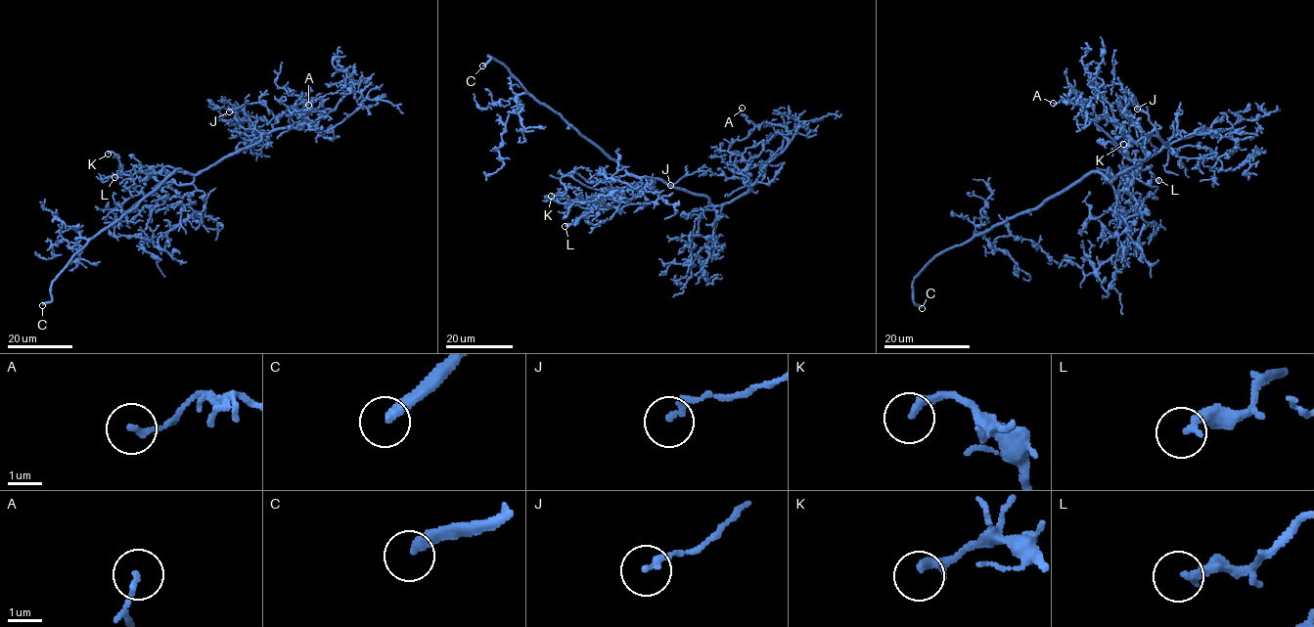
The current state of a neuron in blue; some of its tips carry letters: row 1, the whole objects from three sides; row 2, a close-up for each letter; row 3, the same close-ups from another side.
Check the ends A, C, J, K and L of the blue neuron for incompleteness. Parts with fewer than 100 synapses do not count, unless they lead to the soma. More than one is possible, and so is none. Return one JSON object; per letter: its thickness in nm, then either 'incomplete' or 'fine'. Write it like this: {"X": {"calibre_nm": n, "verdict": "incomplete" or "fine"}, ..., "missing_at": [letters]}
{"A": {"calibre_nm": 160, "verdict": "fine"}, "C": {"calibre_nm": 320, "verdict": "incomplete"}, "J": {"calibre_nm": 180, "verdict": "fine"}, "K": {"calibre_nm": 280, "verdict": "fine"}, "L": {"calibre_nm": 280, "verdict": "fine"}, "missing_at": ["C"]}

